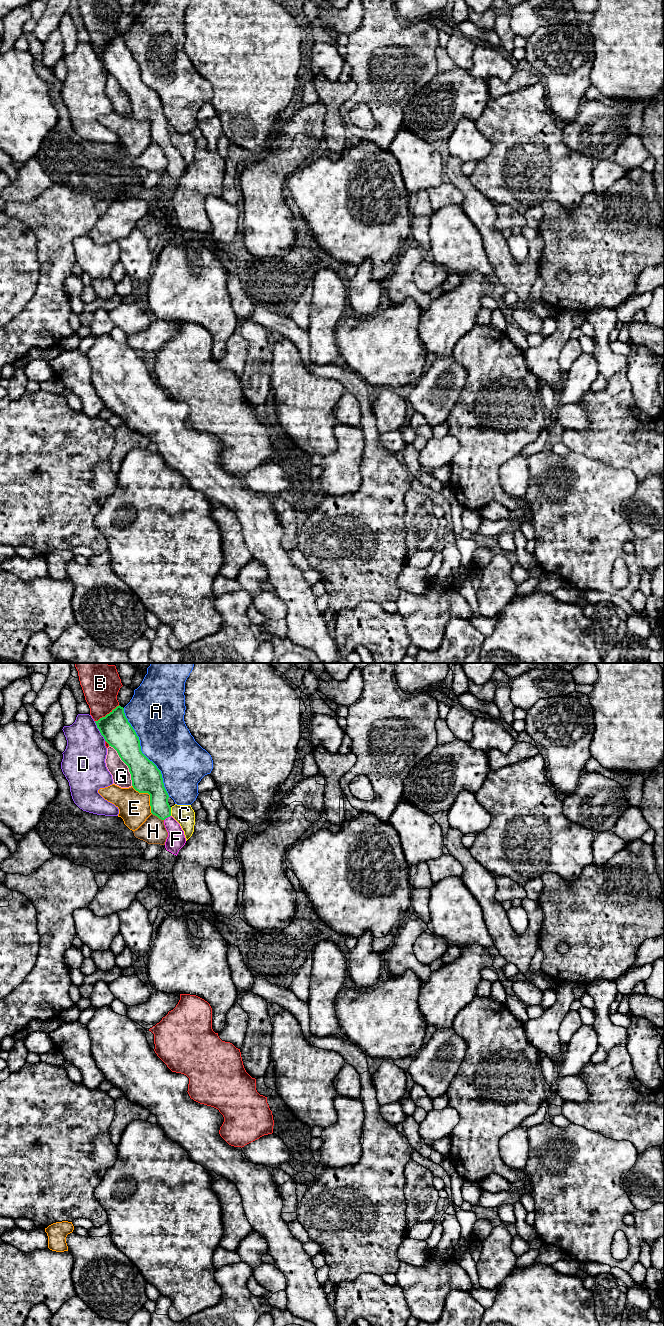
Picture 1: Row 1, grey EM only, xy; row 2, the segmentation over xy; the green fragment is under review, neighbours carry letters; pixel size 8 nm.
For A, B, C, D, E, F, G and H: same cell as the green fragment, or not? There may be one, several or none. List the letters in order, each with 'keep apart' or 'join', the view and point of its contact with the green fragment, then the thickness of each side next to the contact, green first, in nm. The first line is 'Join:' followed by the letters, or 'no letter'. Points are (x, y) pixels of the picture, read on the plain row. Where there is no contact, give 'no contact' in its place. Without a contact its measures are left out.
Join: F
A: keep apart | xy (141, 80) | 240/400 nm
B: keep apart | xy (107, 42) | 240/280 nm
C: keep apart | xy (170, 139) | 160/160 nm
D: keep apart | xy (99, 58) | 240/340 nm
E: keep apart | xy (149, 122) | 240/260 nm
F: join | xy (167, 145) | 150/150 nm
G: keep apart | xy (126, 92) | 240/150 nm
H: keep apart | xy (158, 145) | 150/200 nm

